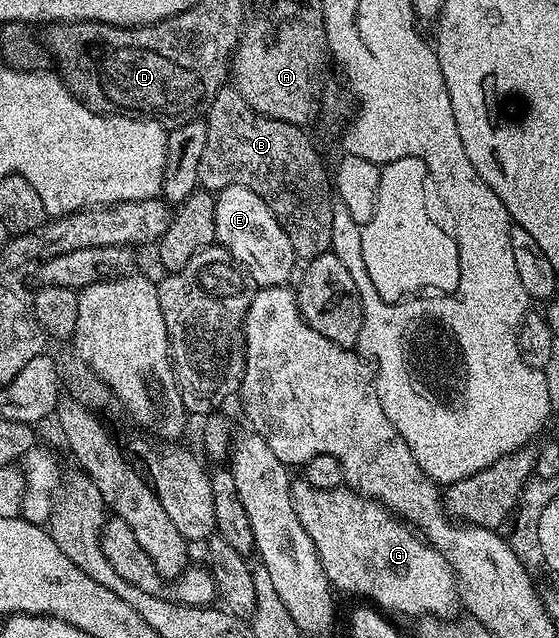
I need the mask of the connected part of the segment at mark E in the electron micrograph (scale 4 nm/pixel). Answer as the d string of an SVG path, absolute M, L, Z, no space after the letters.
M229 185L226 189L217 190L214 206L217 244L224 246L233 255L255 286L267 289L286 285L289 277L295 276L296 258L292 243L268 203L264 203L256 191L243 185Z

